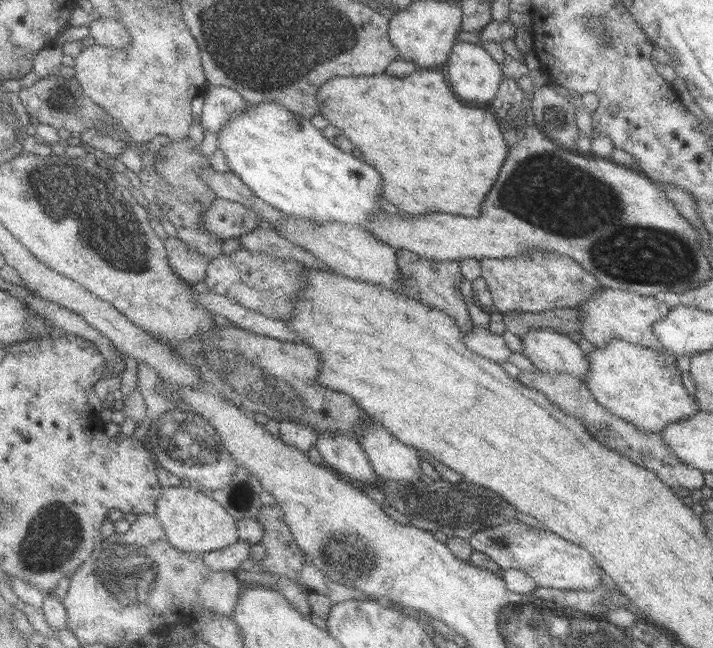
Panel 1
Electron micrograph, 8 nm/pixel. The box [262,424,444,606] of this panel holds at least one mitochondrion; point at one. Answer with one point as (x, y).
(348, 554)

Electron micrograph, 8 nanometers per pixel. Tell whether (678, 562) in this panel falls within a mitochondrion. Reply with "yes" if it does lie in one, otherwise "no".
no

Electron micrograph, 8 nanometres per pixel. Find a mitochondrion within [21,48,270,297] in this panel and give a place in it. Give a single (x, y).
(86, 209)

